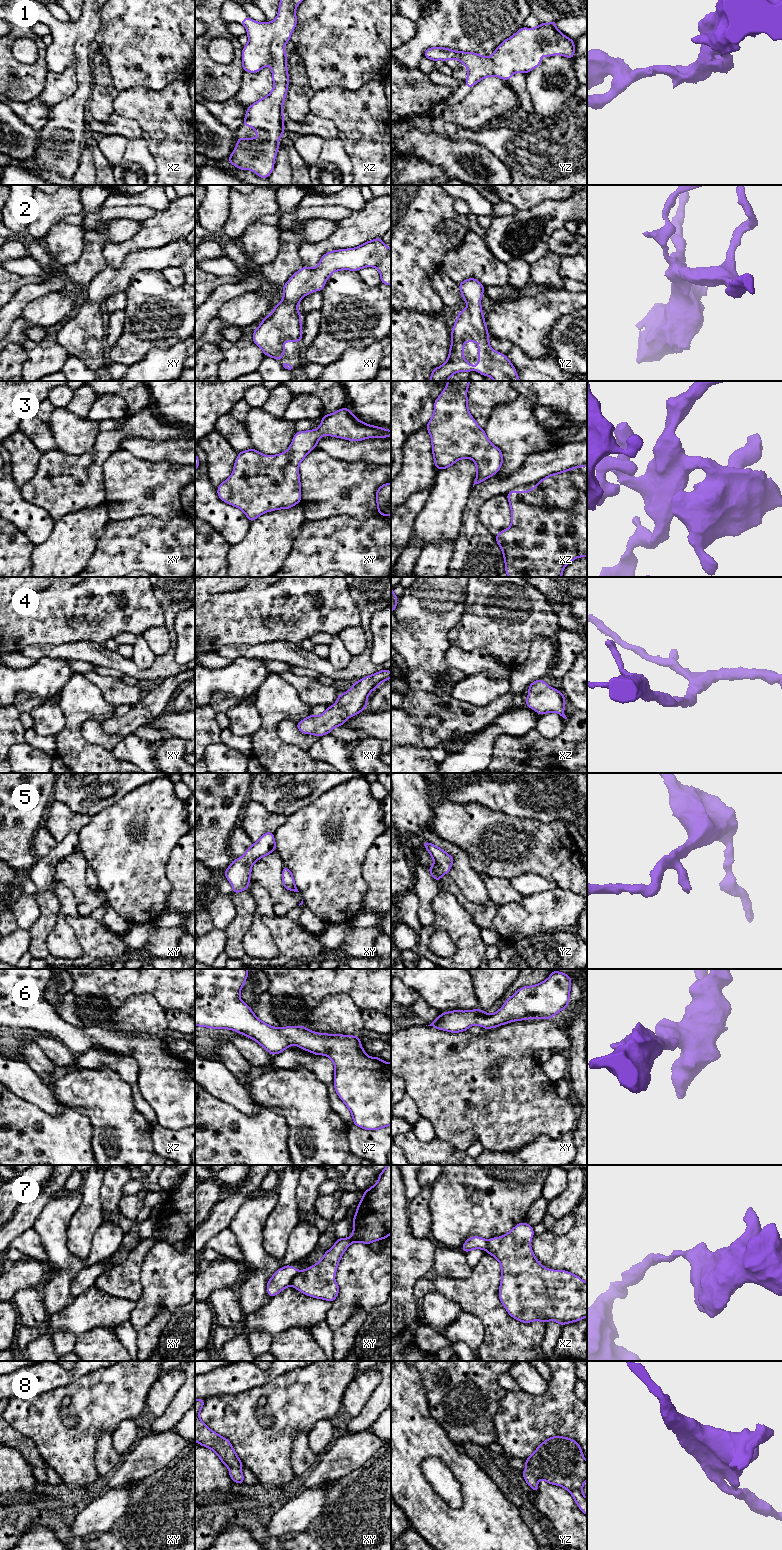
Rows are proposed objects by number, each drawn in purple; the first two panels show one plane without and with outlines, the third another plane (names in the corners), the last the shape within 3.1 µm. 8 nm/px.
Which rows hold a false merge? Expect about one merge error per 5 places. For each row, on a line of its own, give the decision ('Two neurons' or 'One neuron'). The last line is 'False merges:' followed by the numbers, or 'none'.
1: One neuron
2: One neuron
3: One neuron
4: One neuron
5: One neuron
6: One neuron
7: Two neurons
8: One neuron
False merges: 7

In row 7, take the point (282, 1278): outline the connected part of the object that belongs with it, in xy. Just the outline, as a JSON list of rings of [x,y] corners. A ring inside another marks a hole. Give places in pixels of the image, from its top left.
[[[291,1265],[283,1266],[277,1270],[267,1283],[267,1294],[273,1297],[291,1285],[292,1279],[299,1272]]]

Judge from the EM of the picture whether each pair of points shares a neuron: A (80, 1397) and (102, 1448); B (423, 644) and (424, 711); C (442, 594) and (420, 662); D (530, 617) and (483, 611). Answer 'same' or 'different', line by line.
A: different
B: different
C: same
D: same

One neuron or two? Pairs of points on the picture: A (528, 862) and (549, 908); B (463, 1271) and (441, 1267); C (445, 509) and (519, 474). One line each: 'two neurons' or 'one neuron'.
A: two neurons
B: one neuron
C: two neurons

